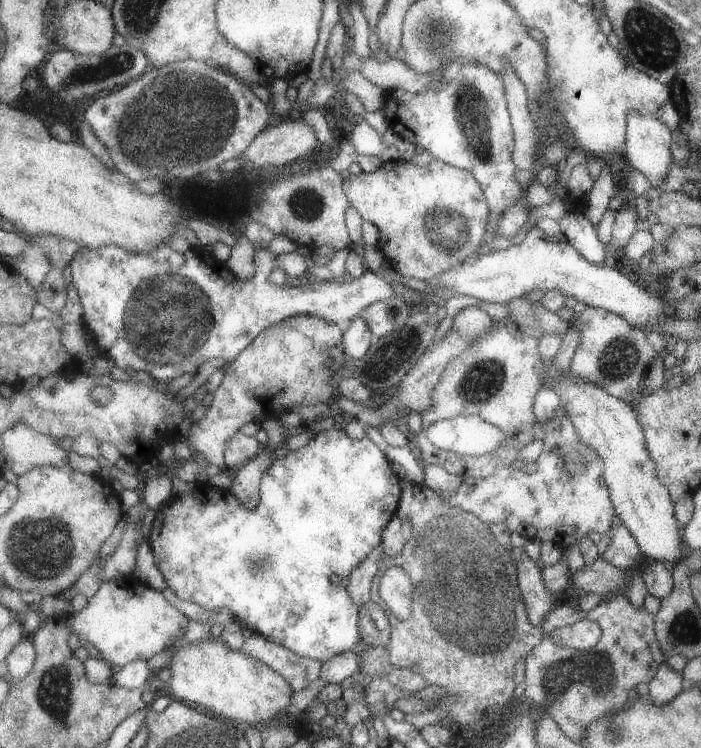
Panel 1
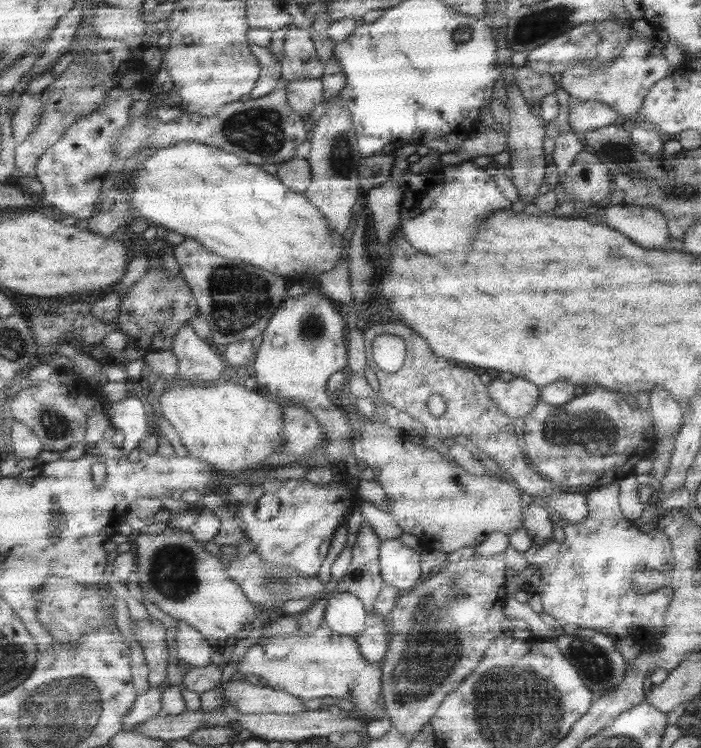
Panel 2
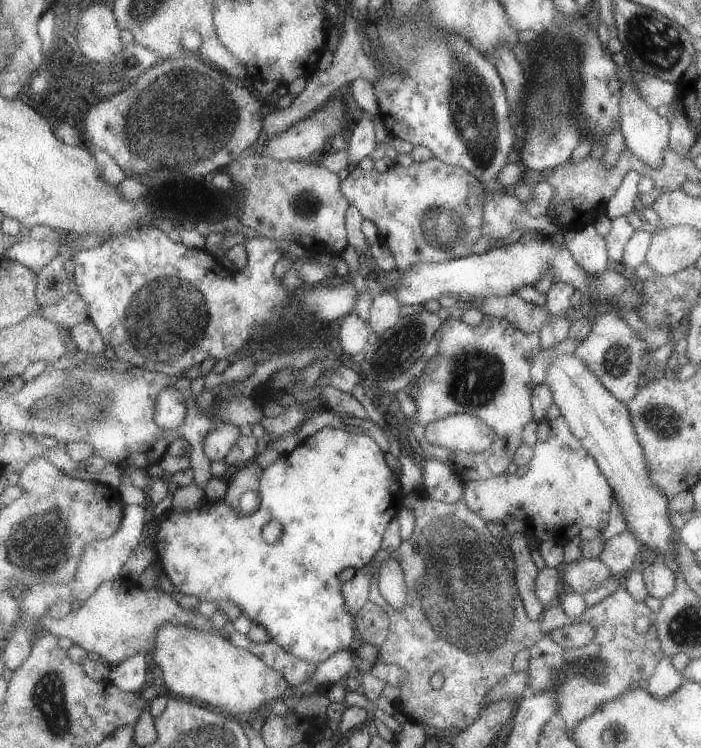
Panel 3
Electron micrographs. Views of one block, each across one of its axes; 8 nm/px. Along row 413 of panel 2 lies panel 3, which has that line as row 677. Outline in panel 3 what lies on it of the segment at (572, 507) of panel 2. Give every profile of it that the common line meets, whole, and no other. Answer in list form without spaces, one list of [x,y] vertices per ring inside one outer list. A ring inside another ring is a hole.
[[[422,494],[410,496],[406,503],[414,517],[414,527],[411,535],[407,540],[402,540],[401,544],[399,544],[393,552],[383,552],[379,548],[370,560],[371,574],[373,574],[373,576],[371,576],[371,580],[369,580],[367,601],[373,602],[373,604],[376,604],[385,612],[389,624],[389,626],[387,626],[387,636],[385,636],[385,640],[383,640],[381,646],[378,646],[376,658],[380,663],[395,665],[405,672],[405,682],[403,682],[401,686],[398,686],[400,694],[392,704],[407,720],[436,728],[441,732],[447,730],[447,728],[457,728],[457,730],[462,731],[472,722],[475,722],[475,719],[479,716],[479,712],[481,712],[482,709],[481,704],[483,704],[483,698],[485,698],[487,690],[489,690],[493,684],[497,684],[503,676],[507,676],[507,674],[511,672],[513,656],[515,656],[519,650],[523,650],[523,648],[534,646],[535,642],[541,638],[541,630],[538,620],[529,620],[525,614],[524,606],[514,584],[514,562],[505,539],[501,540],[499,537],[494,538],[487,529],[487,523],[481,520],[475,512],[471,512],[461,500],[452,503],[437,502],[437,500],[431,500],[429,496]],[[383,559],[395,559],[402,570],[406,597],[405,606],[403,606],[401,610],[393,610],[379,594],[377,573]],[[436,672],[444,679],[441,688],[433,690],[429,686],[429,678]]]

